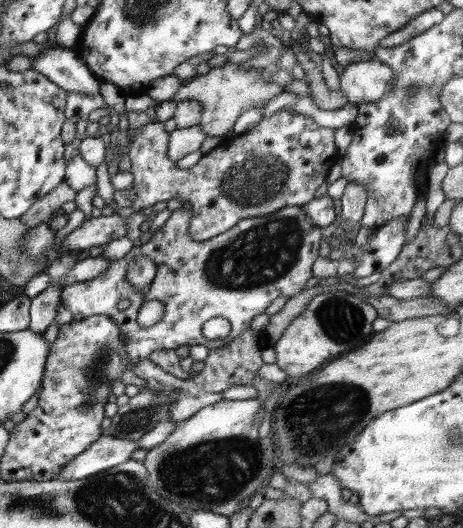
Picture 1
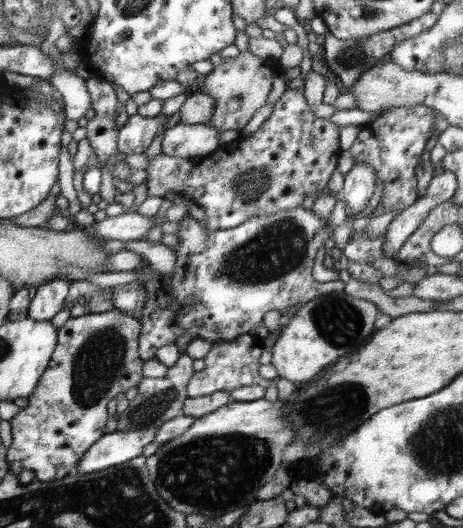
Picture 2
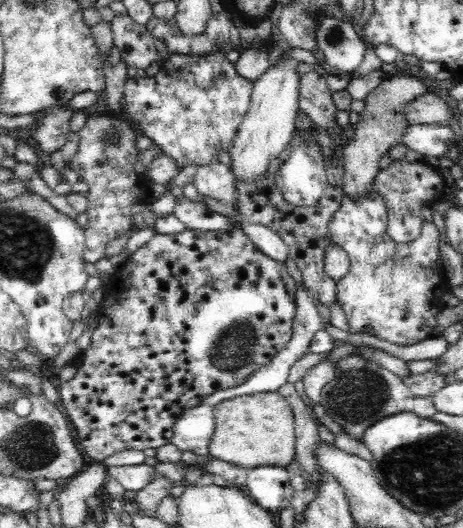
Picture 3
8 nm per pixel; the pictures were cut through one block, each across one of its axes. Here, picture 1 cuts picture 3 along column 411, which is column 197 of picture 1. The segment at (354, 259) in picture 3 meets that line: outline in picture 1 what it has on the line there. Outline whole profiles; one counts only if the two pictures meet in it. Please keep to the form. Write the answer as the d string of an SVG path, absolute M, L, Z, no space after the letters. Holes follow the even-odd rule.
M288 206L274 212L271 216L263 215L255 218L244 218L244 220L242 220L239 224L236 224L231 230L224 231L222 234L216 235L214 238L209 238L204 242L196 242L196 240L192 240L192 238L190 238L190 234L188 234L189 218L190 213L187 207L172 212L172 216L168 218L168 221L165 222L164 226L162 226L161 229L158 229L147 242L142 242L140 246L132 247L130 252L128 252L126 260L132 261L132 259L136 259L136 257L146 256L156 263L158 270L156 270L156 276L154 276L154 280L152 280L152 284L150 284L150 290L148 290L148 292L144 292L144 294L142 294L142 292L138 292L138 290L131 287L126 290L126 278L110 278L110 272L108 272L108 269L106 269L104 274L92 280L76 282L76 284L70 284L70 286L62 288L61 302L68 310L70 310L70 312L72 312L73 320L76 320L76 322L91 316L104 315L112 318L112 320L120 326L120 332L122 332L122 334L124 334L124 338L126 338L126 357L130 365L136 365L138 362L147 360L148 356L150 356L154 350L176 350L185 344L186 346L203 344L209 349L215 348L218 345L217 342L215 340L207 339L202 334L202 325L206 322L206 320L210 320L210 318L226 318L226 320L229 320L231 324L231 331L223 343L230 342L232 339L238 337L238 335L241 335L244 330L250 328L250 322L254 320L254 317L258 316L258 314L264 313L272 301L276 301L280 297L290 298L298 295L298 293L304 290L306 282L313 277L312 265L318 257L318 247L320 245L320 239L322 238L322 230L311 224L310 218L305 214L302 207ZM125 298L130 301L130 306L125 310L119 310L118 302ZM148 300L162 301L162 303L164 303L164 316L162 316L162 320L160 320L158 324L154 324L154 326L150 326L150 328L140 328L140 326L138 326L138 322L136 322L136 319L138 319L138 309L140 309L140 306L142 306L144 302L148 302Z

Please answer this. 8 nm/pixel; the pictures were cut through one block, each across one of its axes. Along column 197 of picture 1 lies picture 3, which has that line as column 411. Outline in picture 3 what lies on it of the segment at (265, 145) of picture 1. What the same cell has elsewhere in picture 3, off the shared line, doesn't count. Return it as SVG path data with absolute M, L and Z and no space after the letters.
M405 158L394 160L376 174L373 188L384 199L388 218L387 231L392 240L407 243L420 236L424 224L421 207L431 206L434 202L442 200L447 187L442 176L444 174L432 160L423 159L410 164Z

